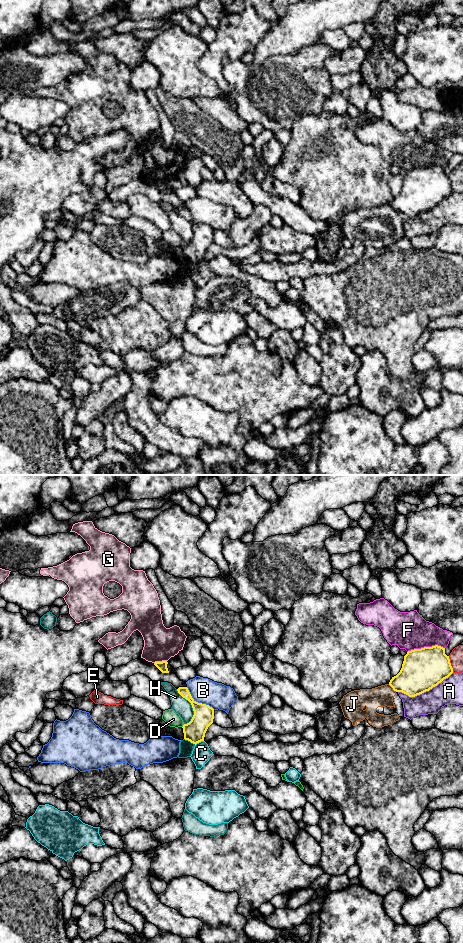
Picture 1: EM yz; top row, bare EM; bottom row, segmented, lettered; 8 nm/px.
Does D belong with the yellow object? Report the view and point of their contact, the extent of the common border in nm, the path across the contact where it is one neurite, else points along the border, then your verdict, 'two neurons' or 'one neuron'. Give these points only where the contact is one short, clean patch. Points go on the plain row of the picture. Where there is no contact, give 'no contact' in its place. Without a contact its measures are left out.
yz (183, 246) | 40 nm | along yz (184, 244), (182, 247) | two neurons

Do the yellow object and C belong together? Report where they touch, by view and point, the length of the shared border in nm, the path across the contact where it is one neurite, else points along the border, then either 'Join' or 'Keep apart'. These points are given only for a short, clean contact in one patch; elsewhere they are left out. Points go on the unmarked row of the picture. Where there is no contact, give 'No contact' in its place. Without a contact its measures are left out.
Touches yellow at yz (199, 261). Shared border 80 nm. Boundary: yz (203, 260), (195, 265). Keep apart

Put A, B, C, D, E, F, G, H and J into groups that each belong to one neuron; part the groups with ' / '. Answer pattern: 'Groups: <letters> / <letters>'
Groups: A / B / C / D / E / F / G / H / J

